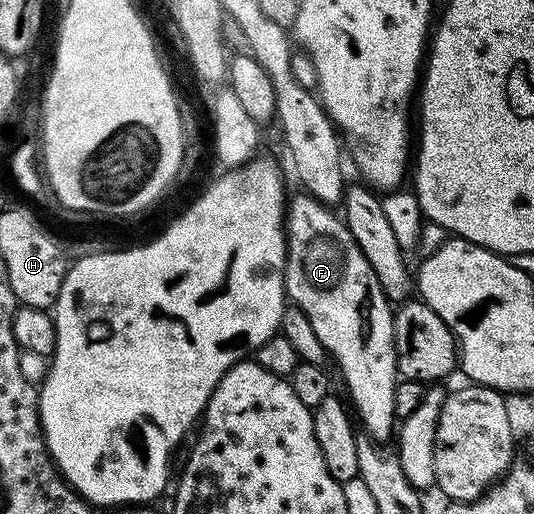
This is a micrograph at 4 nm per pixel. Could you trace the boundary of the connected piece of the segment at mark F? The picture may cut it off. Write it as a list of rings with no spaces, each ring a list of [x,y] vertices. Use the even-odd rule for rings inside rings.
[[[299,193],[296,199],[294,196],[288,202],[285,220],[287,267],[283,271],[283,284],[287,290],[288,300],[299,307],[301,313],[305,313],[305,317],[309,317],[309,325],[313,325],[313,333],[317,333],[318,346],[324,347],[335,358],[335,363],[343,374],[343,383],[347,386],[346,398],[361,427],[363,422],[362,430],[376,441],[387,441],[383,439],[389,438],[390,435],[392,438],[397,427],[394,391],[399,366],[393,337],[393,307],[373,273],[373,265],[365,261],[365,253],[361,253],[357,241],[353,241],[353,233],[349,233],[342,218],[331,211],[334,210],[328,204],[317,201],[306,193]]]

